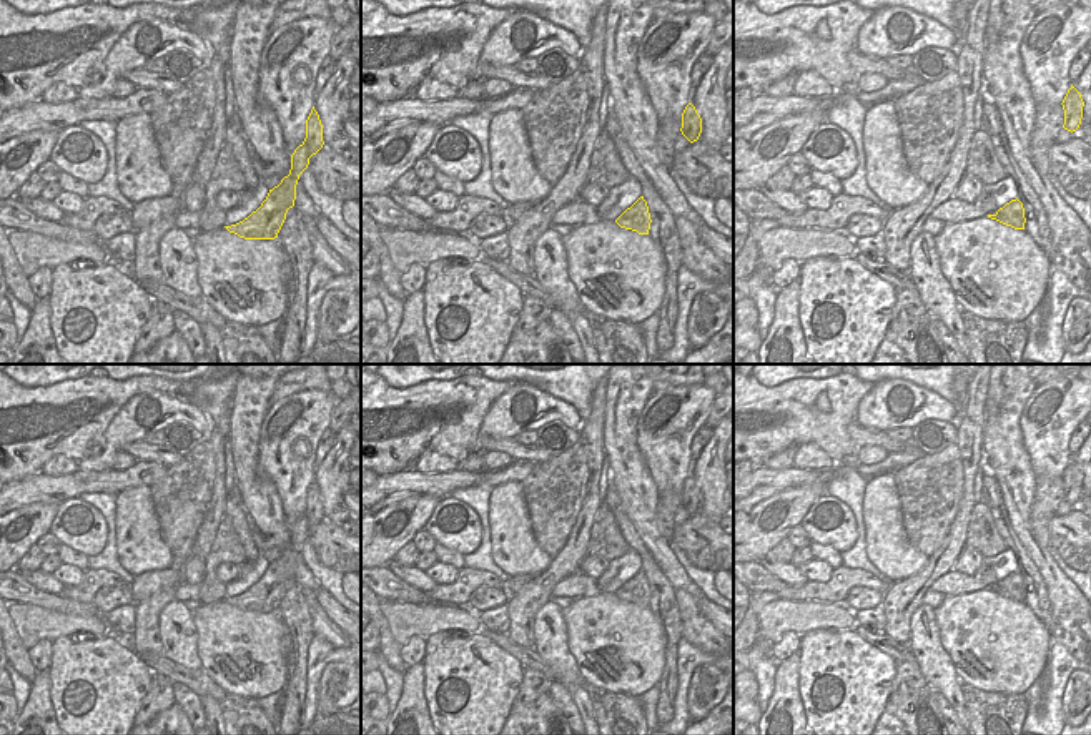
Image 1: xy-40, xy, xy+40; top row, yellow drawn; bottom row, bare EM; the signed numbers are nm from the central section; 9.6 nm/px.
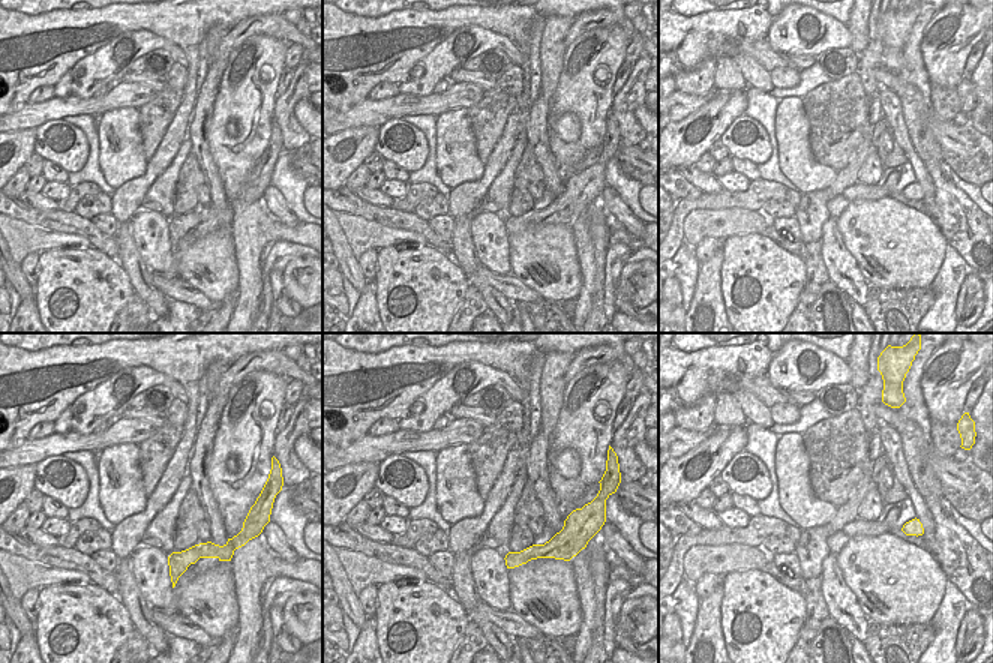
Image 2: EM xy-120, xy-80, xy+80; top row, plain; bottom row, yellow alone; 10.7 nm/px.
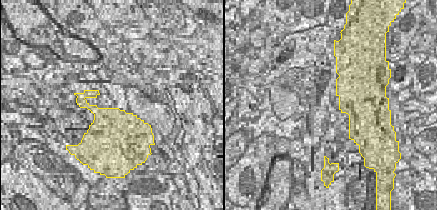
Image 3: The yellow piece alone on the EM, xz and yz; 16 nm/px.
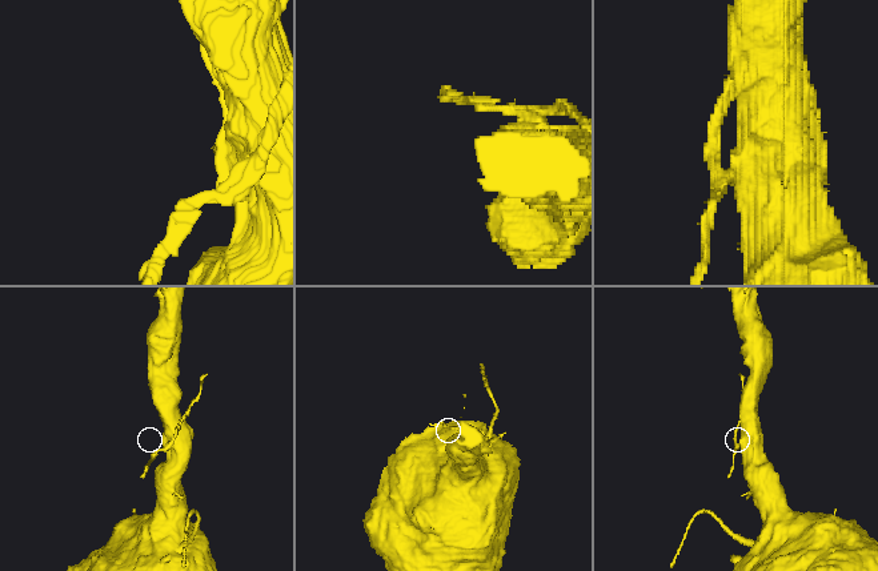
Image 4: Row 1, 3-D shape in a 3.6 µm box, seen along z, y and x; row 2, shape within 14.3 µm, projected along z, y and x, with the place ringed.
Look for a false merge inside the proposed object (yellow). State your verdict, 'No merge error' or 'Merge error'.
Merge error.

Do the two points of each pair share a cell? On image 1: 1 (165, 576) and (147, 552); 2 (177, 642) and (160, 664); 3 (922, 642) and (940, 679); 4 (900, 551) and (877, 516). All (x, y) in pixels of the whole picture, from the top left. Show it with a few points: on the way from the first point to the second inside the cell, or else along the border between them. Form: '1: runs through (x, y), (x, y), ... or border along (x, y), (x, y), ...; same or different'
1: border along (173, 552), (173, 561), (167, 567), (135, 576); different
2: border along (162, 654), (188, 669), (200, 670); different
3: runs through (927, 651), (938, 670); same
4: runs through (892, 542), (883, 534), (883, 524); same

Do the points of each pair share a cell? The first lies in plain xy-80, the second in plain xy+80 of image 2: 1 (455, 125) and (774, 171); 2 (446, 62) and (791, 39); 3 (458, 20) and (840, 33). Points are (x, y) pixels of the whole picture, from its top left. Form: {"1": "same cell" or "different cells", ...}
{"1": "different cells", "2": "same cell", "3": "different cells"}

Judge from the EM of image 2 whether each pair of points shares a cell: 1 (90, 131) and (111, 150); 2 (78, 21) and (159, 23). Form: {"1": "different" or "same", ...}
{"1": "different", "2": "same"}

